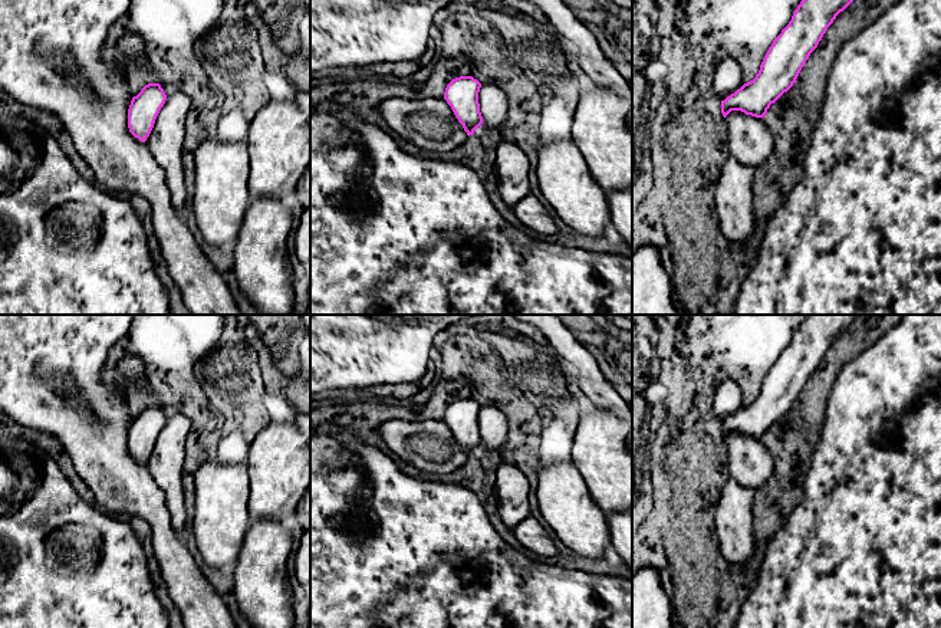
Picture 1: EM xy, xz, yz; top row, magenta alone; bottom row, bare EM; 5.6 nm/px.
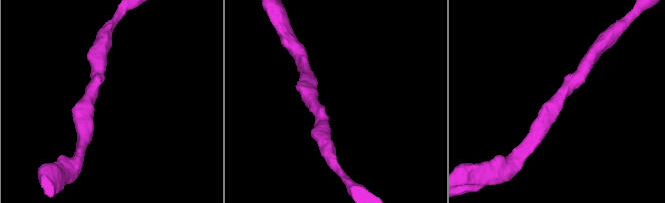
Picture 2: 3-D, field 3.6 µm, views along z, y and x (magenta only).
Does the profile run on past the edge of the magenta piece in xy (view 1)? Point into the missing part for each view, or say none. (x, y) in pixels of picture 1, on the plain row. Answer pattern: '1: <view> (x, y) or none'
1: none

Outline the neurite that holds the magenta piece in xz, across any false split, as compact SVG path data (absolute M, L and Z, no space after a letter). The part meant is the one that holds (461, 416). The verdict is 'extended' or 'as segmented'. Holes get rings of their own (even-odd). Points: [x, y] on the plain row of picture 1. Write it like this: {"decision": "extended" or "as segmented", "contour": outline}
{"decision": "as segmented", "contour": "M460 398L447 407L444 414L444 421L468 458L483 445L478 425L480 410L481 405L473 398Z"}

